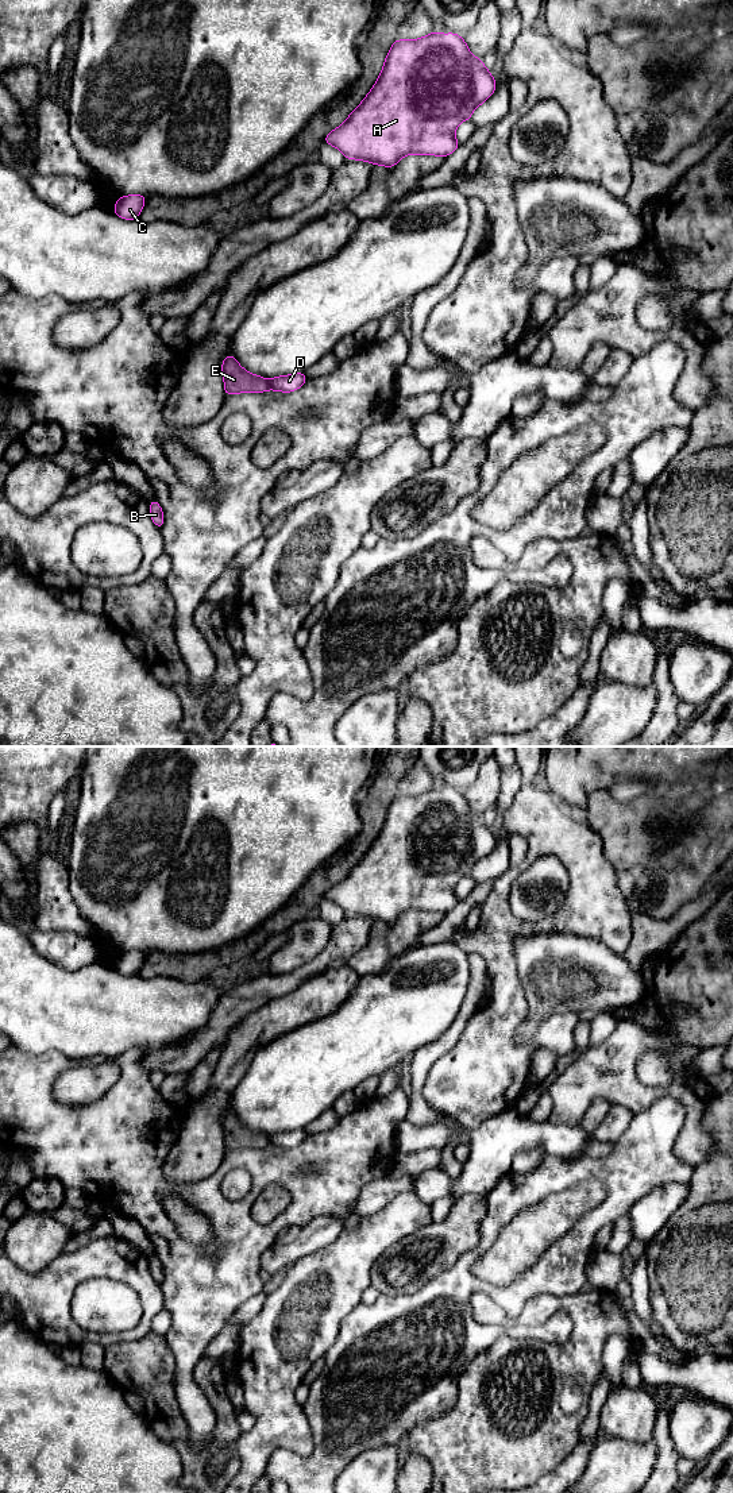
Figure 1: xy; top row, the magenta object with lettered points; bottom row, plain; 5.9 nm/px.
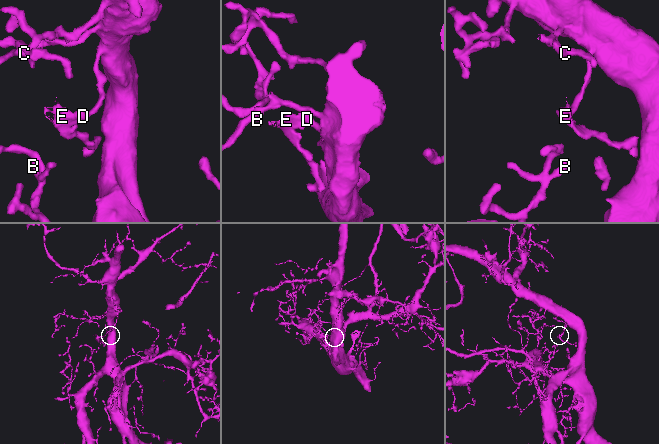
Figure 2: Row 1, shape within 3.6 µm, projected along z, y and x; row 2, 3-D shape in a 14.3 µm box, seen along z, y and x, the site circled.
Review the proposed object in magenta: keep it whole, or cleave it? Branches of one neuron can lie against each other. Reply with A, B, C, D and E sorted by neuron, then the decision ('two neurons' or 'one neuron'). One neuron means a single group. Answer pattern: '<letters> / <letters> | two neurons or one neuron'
A B C D / E | two neurons

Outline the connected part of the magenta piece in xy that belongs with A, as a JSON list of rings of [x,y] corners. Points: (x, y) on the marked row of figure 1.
[[[435,30],[420,39],[397,39],[371,90],[343,124],[327,134],[323,142],[340,150],[348,161],[366,161],[386,167],[394,167],[402,157],[410,154],[445,158],[460,146],[455,138],[458,126],[470,120],[474,109],[495,89],[497,82],[490,70],[485,67],[482,59],[470,53],[466,40],[456,32],[439,34]]]

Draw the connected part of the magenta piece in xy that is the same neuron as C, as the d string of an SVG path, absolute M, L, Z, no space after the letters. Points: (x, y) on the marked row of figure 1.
M140 194L120 196L112 212L126 220L139 219L146 200L147 197Z

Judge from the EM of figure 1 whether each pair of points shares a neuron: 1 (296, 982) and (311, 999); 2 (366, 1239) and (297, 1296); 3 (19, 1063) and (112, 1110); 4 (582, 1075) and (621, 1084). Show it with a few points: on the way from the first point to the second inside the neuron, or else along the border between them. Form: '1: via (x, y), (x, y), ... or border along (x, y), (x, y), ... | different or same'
1: border along (327, 968), (311, 976), (292, 991), (272, 999) | different
2: via (348, 1257), (315, 1291) | same
3: via (34, 1088), (60, 1114), (87, 1114) | same
4: via (591, 1076), (612, 1077) | same

